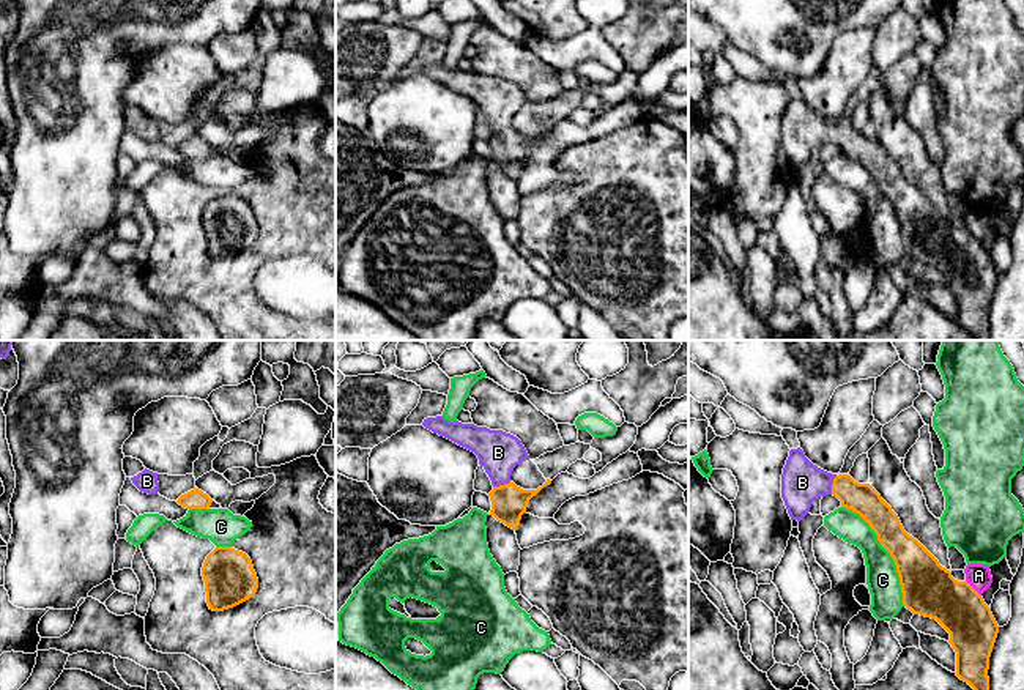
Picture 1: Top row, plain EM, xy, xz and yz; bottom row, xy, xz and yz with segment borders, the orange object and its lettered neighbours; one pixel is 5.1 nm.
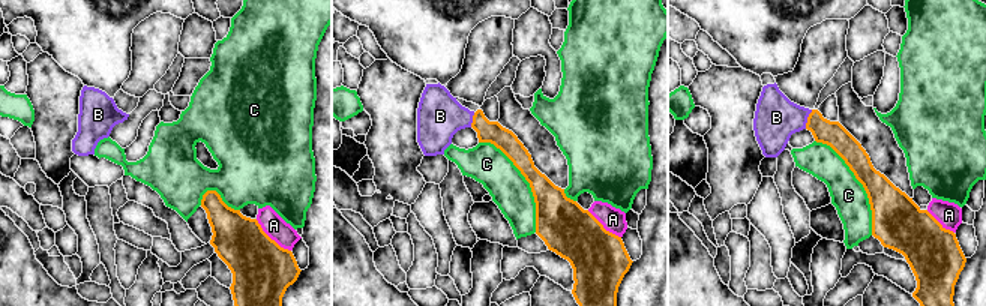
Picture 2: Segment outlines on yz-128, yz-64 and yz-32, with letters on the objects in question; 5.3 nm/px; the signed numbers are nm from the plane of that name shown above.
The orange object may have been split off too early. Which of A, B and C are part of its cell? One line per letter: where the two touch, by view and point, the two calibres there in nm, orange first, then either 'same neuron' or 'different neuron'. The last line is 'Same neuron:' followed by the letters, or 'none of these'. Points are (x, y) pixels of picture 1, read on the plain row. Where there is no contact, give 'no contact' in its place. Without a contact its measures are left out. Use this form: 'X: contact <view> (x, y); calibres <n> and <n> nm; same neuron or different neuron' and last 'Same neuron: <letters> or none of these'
A: contact yz (972, 235); calibres 280 and 130 nm; different neuron
B: contact yz (832, 133); calibres 160 and 220 nm; same neuron
C: contact yz (887, 197); calibres 240 and 170 nm; different neuron
Same neuron: B

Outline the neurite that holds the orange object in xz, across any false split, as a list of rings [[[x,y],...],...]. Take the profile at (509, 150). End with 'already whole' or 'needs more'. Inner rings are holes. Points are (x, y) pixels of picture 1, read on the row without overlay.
[[[443,63],[427,65],[422,72],[477,102],[479,112],[485,117],[493,132],[488,140],[492,148],[490,162],[512,176],[520,172],[529,147],[551,131],[547,126],[537,137],[523,137],[510,128],[514,115],[529,107],[521,88],[510,80],[458,68],[449,69]]] | needs more

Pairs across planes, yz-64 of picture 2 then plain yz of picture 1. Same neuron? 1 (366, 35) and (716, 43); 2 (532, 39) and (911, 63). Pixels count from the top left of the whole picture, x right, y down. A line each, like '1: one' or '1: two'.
1: two
2: two

